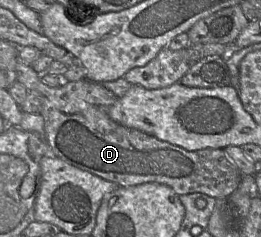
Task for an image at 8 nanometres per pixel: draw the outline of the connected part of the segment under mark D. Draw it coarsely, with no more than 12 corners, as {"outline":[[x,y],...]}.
{"outline":[[87,79],[37,94],[53,155],[118,187],[156,182],[227,199],[243,174],[223,149],[188,151],[108,114]]}

